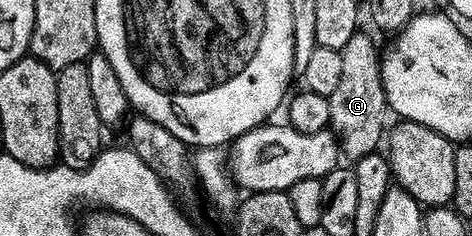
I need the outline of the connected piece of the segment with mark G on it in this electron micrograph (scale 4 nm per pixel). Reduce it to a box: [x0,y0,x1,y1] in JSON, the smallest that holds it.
[330,31,388,162]

